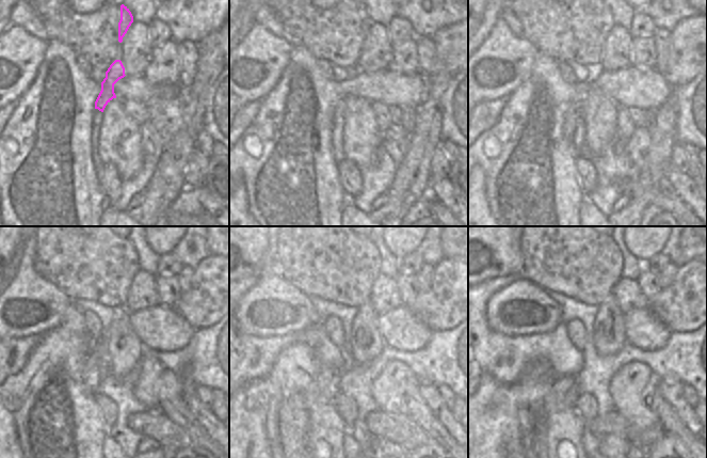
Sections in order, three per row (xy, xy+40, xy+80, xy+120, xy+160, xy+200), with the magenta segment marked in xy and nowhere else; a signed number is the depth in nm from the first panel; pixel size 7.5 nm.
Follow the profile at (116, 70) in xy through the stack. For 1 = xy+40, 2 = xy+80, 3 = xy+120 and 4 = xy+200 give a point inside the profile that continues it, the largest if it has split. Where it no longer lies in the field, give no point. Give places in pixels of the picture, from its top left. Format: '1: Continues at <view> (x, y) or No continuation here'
1: Continues at xy+40 (339, 110)
2: Continues at xy+80 (575, 113)
3: Continues at xy+120 (93, 370)
4: Continues at xy+200 (564, 389)

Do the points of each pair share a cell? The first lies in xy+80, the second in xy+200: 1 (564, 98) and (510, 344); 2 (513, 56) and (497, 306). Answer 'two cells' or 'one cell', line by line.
1: two cells
2: one cell

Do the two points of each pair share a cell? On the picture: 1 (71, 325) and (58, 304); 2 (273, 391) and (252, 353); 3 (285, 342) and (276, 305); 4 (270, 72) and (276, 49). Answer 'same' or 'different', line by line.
1: different
2: different
3: different
4: same

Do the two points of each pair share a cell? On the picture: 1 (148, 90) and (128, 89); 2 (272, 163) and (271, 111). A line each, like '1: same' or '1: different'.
1: same
2: same

